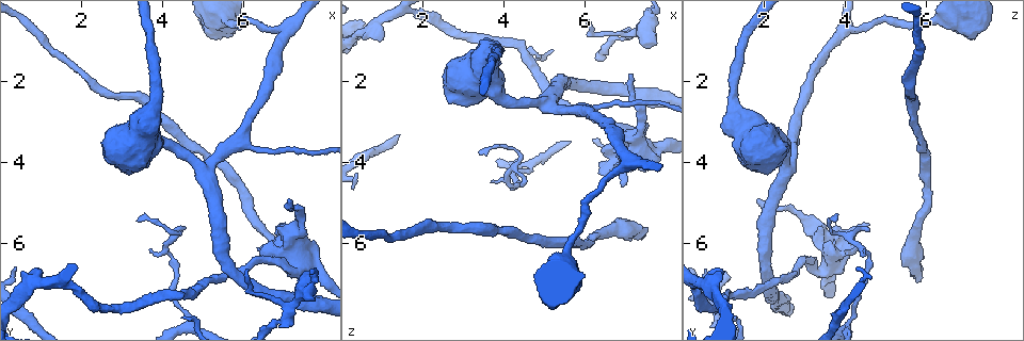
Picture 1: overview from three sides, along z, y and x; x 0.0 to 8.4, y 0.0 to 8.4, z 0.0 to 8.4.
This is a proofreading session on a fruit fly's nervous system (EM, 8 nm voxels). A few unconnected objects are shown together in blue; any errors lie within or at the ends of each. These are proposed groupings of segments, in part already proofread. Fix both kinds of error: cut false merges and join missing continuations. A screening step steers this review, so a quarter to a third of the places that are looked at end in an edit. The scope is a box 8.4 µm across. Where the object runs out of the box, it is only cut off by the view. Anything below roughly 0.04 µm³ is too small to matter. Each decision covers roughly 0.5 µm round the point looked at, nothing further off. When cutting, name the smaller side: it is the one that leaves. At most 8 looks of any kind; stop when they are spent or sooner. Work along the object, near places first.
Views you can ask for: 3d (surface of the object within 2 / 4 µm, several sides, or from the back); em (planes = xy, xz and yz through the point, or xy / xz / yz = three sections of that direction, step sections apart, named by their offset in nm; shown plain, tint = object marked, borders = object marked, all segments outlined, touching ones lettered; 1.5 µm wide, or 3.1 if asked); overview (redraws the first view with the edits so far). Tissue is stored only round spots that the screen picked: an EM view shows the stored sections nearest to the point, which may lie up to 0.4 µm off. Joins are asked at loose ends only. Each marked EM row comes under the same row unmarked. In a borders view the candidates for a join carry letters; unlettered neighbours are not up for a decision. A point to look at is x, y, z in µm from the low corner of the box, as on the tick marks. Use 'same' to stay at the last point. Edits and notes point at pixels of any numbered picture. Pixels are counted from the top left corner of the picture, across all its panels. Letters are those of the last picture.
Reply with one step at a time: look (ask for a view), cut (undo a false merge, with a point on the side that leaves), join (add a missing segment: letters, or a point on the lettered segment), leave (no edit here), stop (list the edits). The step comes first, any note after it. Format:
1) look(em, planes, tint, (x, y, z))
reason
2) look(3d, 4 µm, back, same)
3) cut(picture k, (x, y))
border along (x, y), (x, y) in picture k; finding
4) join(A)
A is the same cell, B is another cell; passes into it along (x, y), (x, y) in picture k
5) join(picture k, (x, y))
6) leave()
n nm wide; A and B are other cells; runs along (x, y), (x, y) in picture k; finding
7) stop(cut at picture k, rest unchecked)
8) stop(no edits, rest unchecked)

look(3d, 2 µm, (7.80, 6.70, 1.15))
thick end

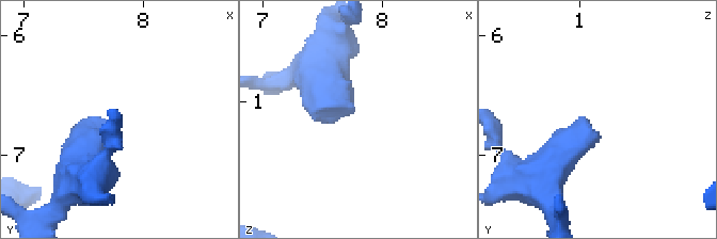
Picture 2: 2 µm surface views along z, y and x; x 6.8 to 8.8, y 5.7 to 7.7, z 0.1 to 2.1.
look(em, xy, step 4, borders, (7.74, 6.74, 1.08))
now the EM

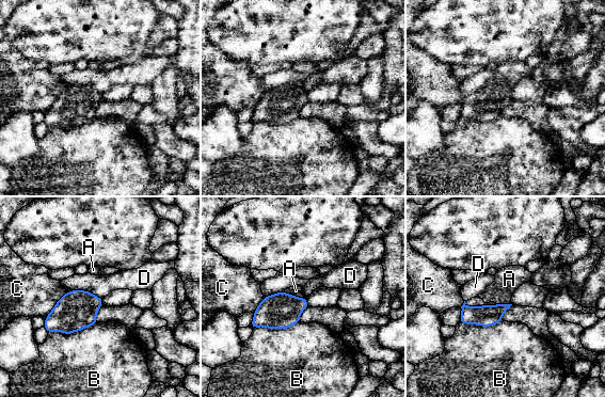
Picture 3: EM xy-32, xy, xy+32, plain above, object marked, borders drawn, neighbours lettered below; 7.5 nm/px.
look(em, planes, borders, same)

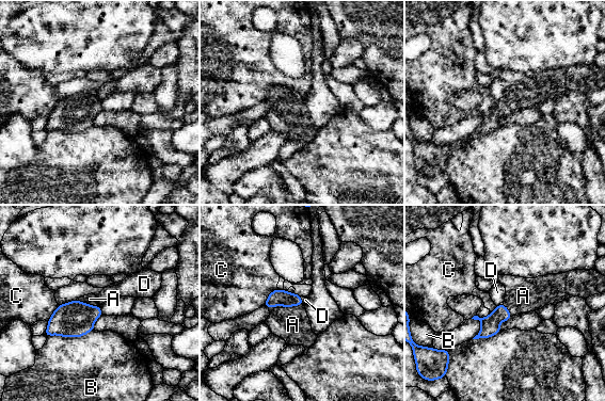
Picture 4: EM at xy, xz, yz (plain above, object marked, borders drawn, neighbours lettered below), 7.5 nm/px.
join(A)
A is the same cell, B, C and D are other cells; passes into it along (74, 319), (88, 304), (90, 299) in picture 4; the neuron continues

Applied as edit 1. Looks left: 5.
look(em, planes, borders, (7.40, 7.00, 5.80))
free end

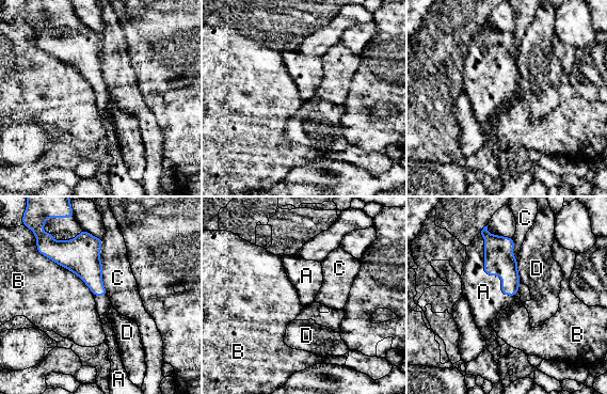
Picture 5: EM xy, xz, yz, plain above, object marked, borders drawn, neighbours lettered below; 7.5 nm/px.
join(A)
A touches over 550 nm; A is the same cell, B, C and D are other cells; passes into it along (498, 251), (488, 273), (483, 292) in picture 5; it goes on there

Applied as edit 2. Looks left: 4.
look(overview)

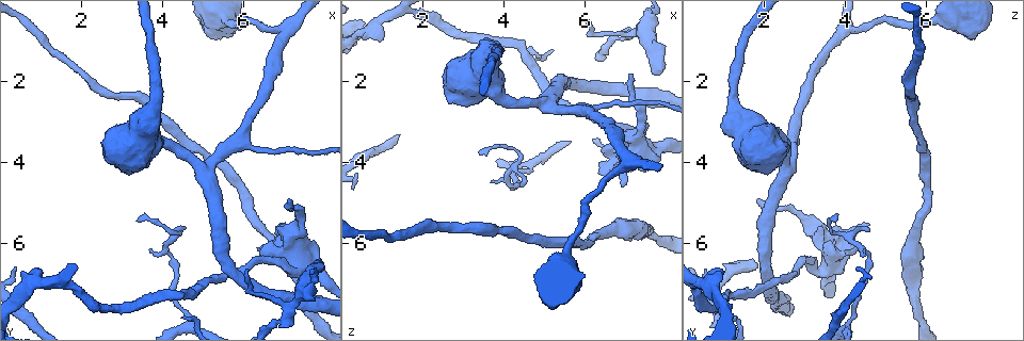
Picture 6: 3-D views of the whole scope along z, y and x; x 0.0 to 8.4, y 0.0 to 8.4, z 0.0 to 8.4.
look(3d, 4 µm, (7.10, 0.75, 4.00))
three-way junction

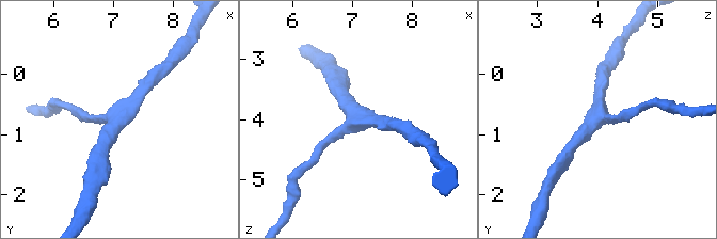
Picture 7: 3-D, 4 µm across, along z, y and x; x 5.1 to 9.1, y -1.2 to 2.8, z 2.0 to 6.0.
look(em, xz, step 8, borders, (7.05, 0.70, 4.05))
3 arms; arms of 160, 200, 240 nm

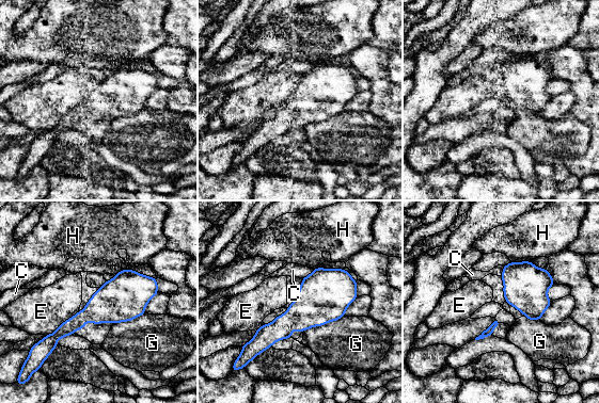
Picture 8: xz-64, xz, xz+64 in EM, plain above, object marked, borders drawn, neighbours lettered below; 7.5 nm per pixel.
leave()
C, E, G and H are other cells; border along (344, 316), (302, 332) in picture 8; continuous, no second neuron

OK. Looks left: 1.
stop(join at picture 4, join at picture 5, rest unchecked)

